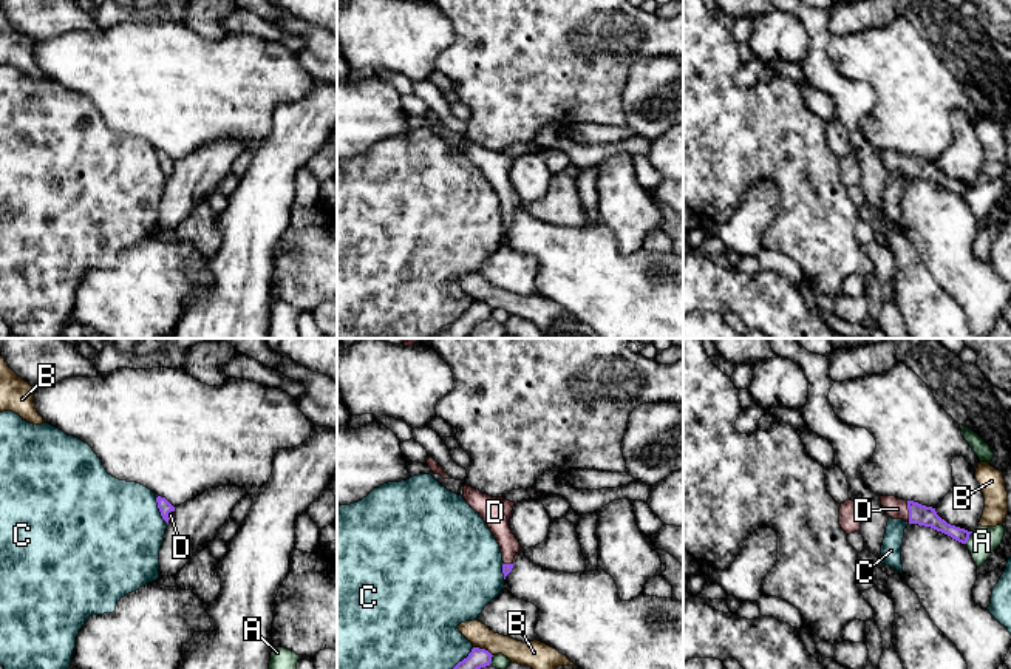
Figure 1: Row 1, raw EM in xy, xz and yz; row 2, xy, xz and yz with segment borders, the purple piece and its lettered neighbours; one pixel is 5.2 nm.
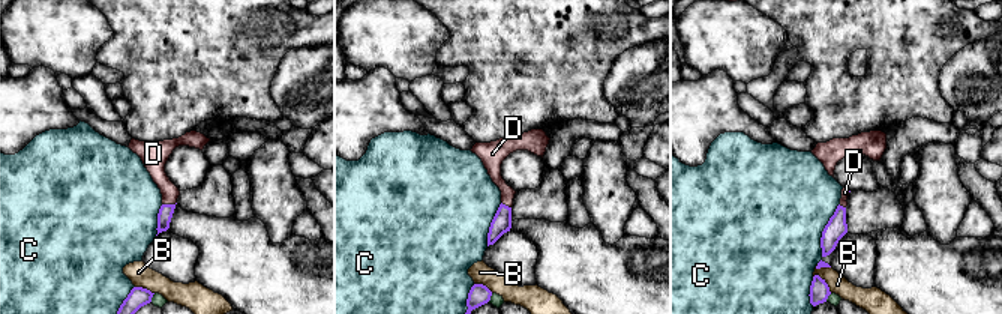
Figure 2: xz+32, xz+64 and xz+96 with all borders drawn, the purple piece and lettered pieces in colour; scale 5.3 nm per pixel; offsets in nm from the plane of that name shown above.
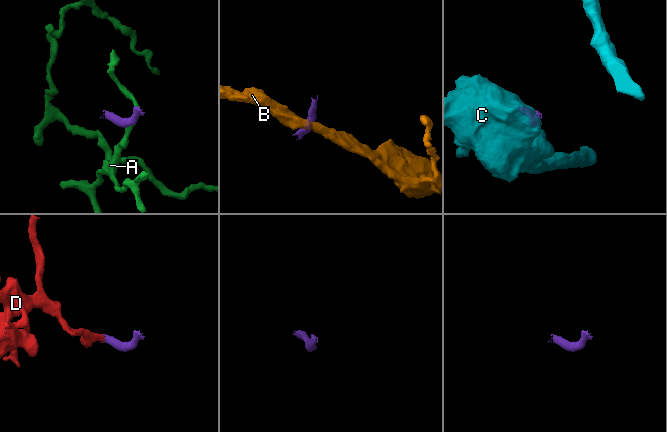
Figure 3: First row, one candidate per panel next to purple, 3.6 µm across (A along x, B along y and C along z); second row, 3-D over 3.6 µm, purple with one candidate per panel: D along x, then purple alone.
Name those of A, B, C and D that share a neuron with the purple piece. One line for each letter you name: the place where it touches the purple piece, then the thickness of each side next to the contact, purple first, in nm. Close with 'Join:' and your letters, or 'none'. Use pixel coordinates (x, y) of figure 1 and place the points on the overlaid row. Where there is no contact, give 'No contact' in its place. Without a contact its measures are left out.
D: Touches purple at yz (909, 512). Thickness 110 nm (purple) against 110 nm
Join: D

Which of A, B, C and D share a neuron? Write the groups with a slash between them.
A / B / C / D

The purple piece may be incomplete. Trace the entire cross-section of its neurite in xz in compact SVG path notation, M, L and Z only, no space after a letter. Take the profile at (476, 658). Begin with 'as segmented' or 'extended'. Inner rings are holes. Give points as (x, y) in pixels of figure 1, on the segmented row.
as segmented; M473 647L468 657L459 661L453 669L481 669L490 666L492 657L488 650Z

